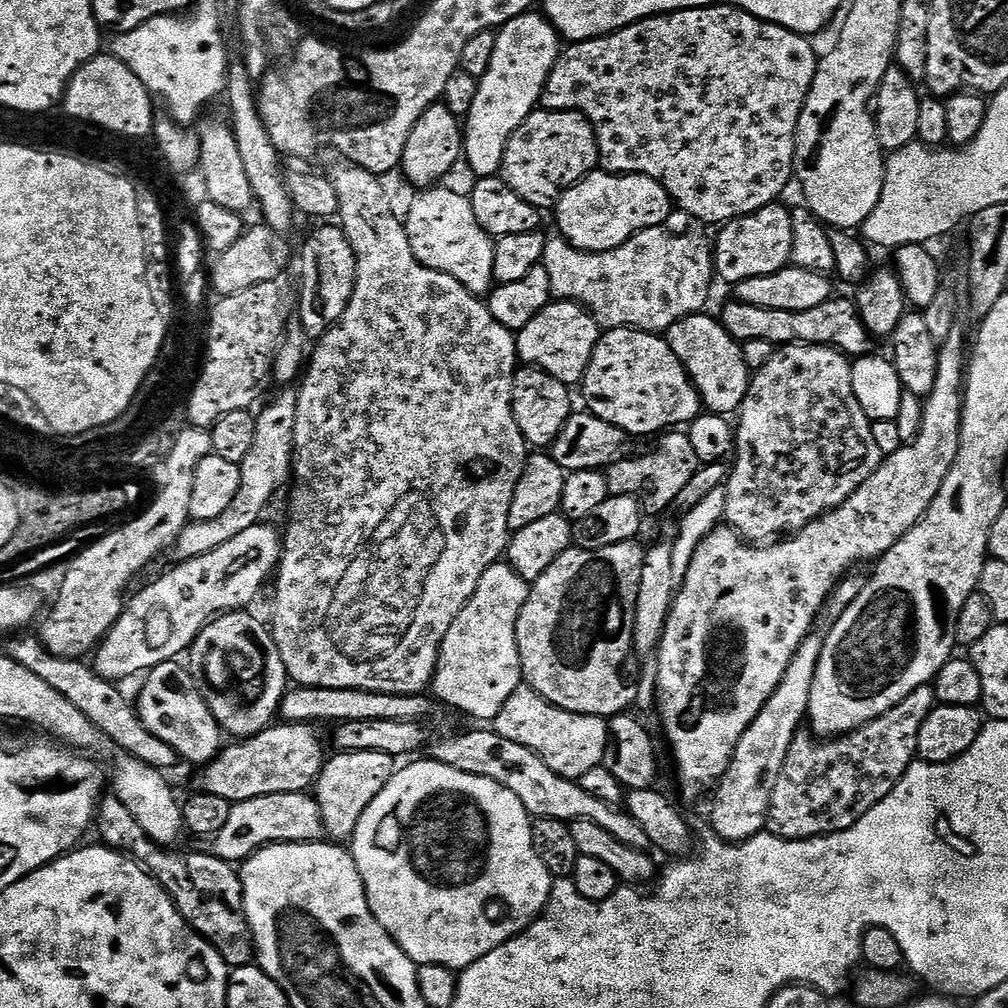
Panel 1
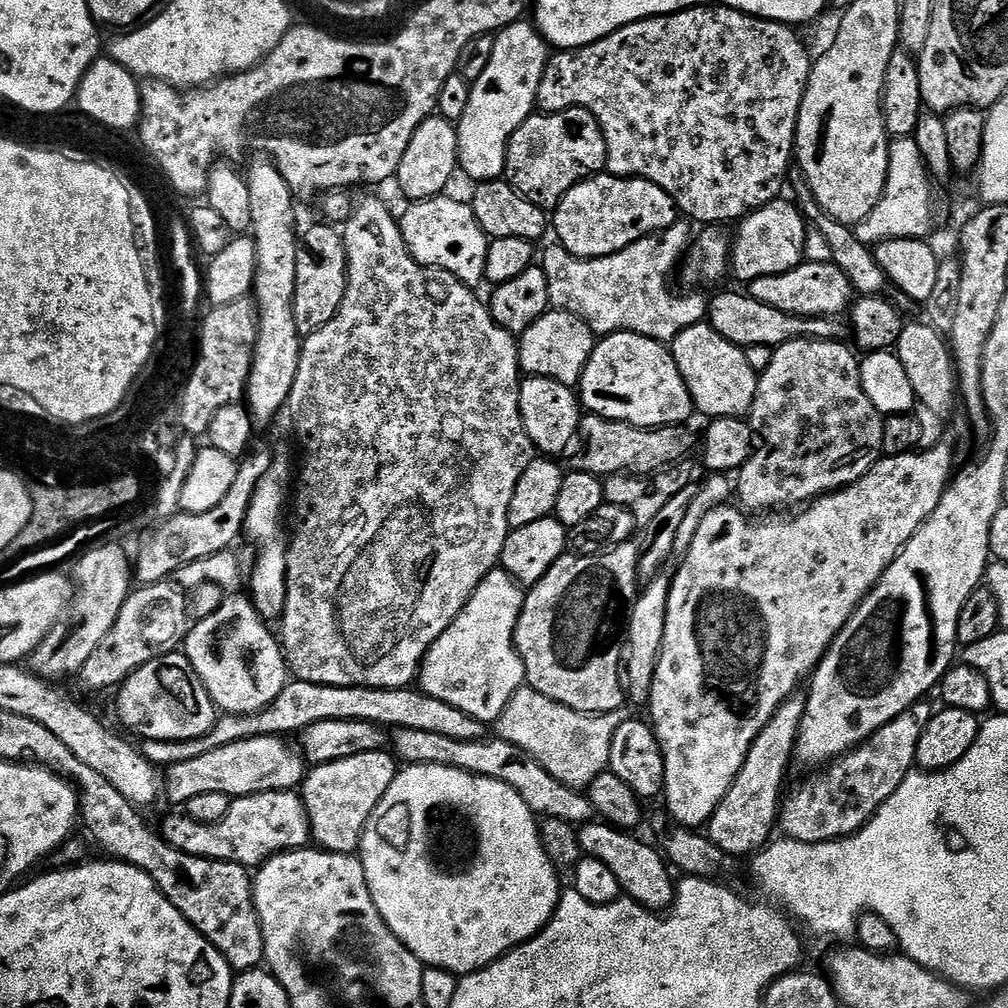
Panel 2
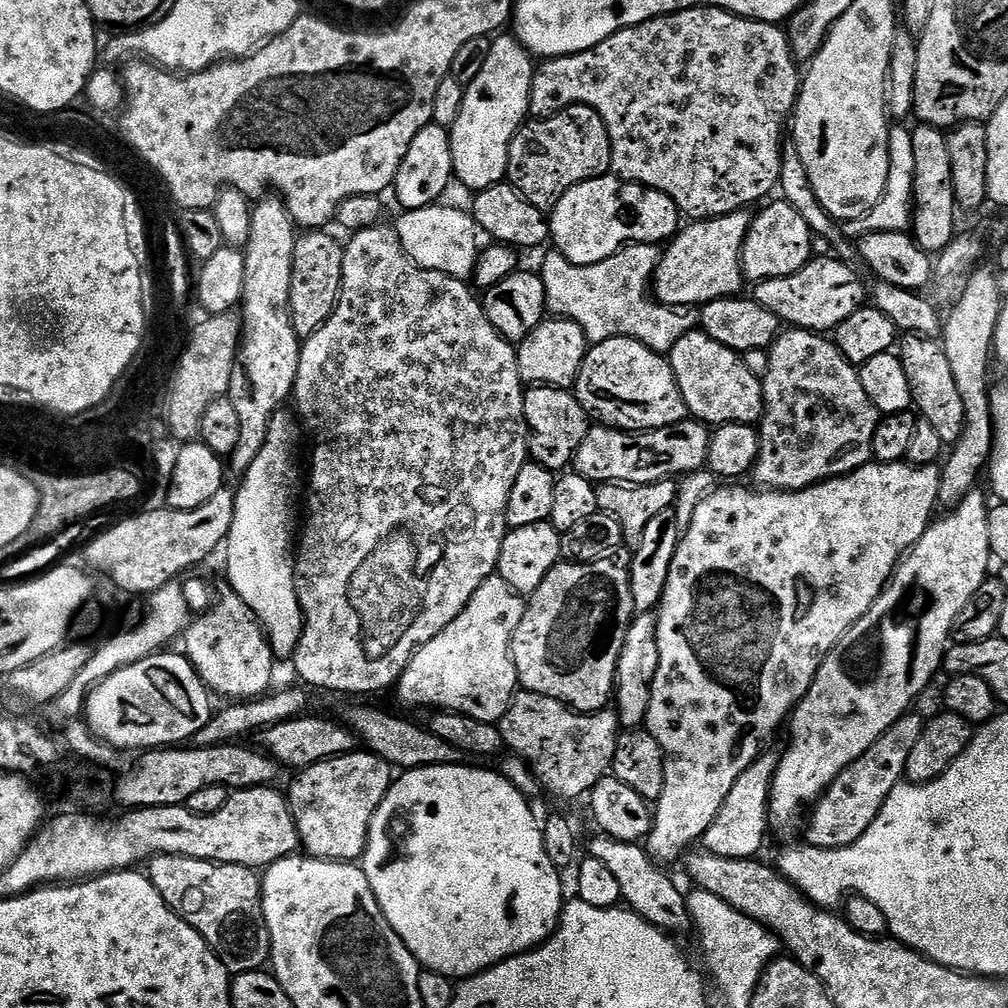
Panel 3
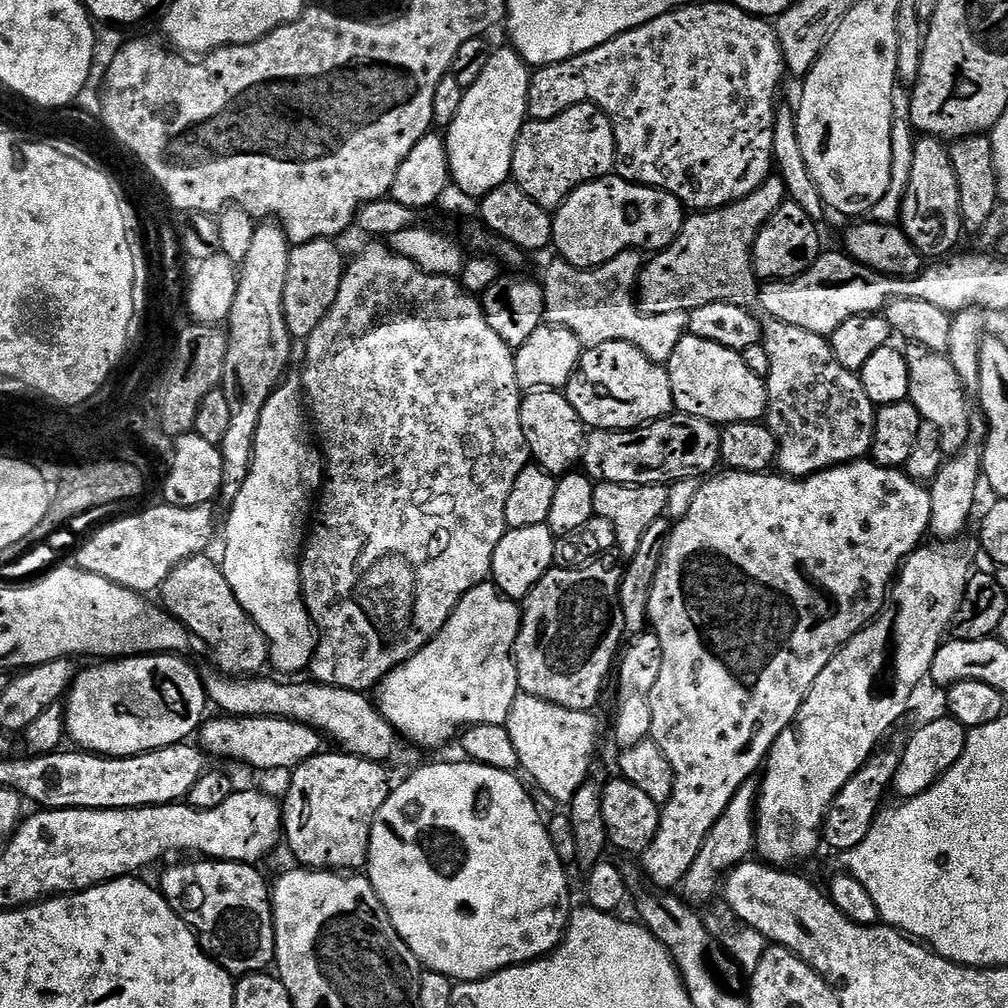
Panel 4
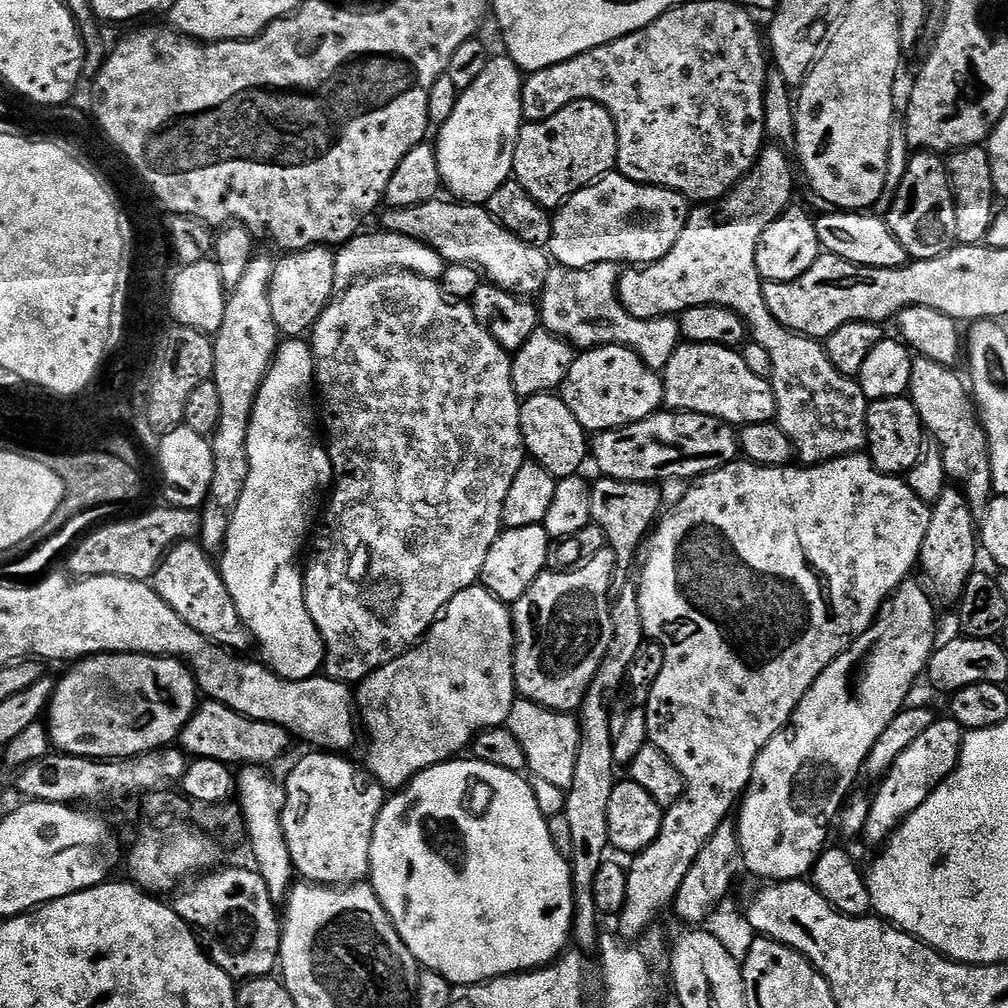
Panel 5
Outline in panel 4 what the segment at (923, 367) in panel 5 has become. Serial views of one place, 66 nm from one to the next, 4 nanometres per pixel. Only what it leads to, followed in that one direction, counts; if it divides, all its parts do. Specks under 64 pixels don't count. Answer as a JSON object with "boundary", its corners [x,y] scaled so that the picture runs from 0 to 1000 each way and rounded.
{"boundary":[[[905,341],[902,346],[899,349],[903,371],[901,397],[911,407],[914,418],[927,423],[937,449],[949,448],[960,440],[962,435],[962,419],[966,405],[965,402],[960,402],[961,390],[938,350],[919,347],[913,341]]]}

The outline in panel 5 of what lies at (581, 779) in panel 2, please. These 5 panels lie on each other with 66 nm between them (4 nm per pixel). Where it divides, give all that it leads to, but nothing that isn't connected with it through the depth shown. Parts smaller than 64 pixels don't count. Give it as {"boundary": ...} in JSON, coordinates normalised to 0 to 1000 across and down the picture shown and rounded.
{"boundary":[[[514,692],[507,700],[502,721],[518,740],[525,765],[556,786],[563,785],[568,778],[575,740],[574,715],[566,707],[546,705],[536,698]]]}

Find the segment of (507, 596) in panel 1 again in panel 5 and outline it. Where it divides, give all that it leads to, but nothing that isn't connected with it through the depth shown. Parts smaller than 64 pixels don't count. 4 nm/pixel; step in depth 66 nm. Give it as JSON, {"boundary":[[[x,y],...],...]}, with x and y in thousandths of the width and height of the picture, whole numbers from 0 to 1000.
{"boundary":[[[479,581],[457,582],[412,643],[368,667],[352,684],[355,710],[360,725],[365,725],[363,762],[369,773],[383,784],[396,784],[415,767],[455,751],[480,723],[503,719],[507,700],[514,693],[508,664],[511,641],[505,600]]]}

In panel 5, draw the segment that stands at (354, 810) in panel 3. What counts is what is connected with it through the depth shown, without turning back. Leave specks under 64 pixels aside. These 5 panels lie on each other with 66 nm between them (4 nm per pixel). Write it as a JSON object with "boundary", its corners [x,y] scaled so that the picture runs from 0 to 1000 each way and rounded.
{"boundary":[[[320,744],[307,745],[307,750],[302,750],[290,763],[286,766],[286,774],[281,775],[282,787],[284,788],[284,800],[280,804],[280,817],[282,826],[284,827],[284,837],[288,843],[288,851],[292,855],[295,866],[305,876],[308,877],[324,877],[326,879],[344,879],[347,877],[360,877],[366,872],[369,860],[367,859],[367,839],[371,831],[371,819],[373,813],[378,804],[381,803],[381,795],[383,793],[383,783],[374,778],[368,769],[360,761],[357,762],[353,758],[345,755],[346,751],[341,748],[330,748]]]}

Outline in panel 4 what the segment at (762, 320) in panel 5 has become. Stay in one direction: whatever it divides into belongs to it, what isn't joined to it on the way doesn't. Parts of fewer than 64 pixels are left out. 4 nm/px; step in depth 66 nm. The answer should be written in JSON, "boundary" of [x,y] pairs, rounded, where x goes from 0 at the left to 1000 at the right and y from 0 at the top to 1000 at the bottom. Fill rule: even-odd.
{"boundary":[[[767,173],[761,181],[752,185],[743,194],[728,199],[715,206],[705,206],[703,210],[690,210],[679,220],[679,227],[669,236],[669,240],[658,250],[652,250],[647,258],[638,263],[633,271],[629,287],[636,308],[642,313],[669,312],[670,310],[688,310],[692,304],[704,304],[704,300],[720,300],[728,304],[746,308],[751,305],[754,296],[755,279],[746,266],[746,245],[750,231],[778,202],[780,191],[773,174]],[[765,315],[759,316],[756,321],[756,340],[760,351],[764,355],[764,367],[760,374],[762,383],[762,412],[760,420],[762,426],[768,431],[770,436],[770,458],[769,463],[773,465],[777,471],[787,474],[797,474],[806,472],[809,468],[814,468],[820,464],[826,464],[832,460],[843,460],[846,456],[858,455],[864,449],[865,436],[867,435],[867,423],[869,422],[870,402],[863,399],[863,395],[859,391],[859,387],[855,383],[852,372],[843,367],[839,367],[839,363],[835,363],[835,359],[831,359],[831,355],[827,355],[827,347],[824,340],[818,334],[808,331],[804,327],[796,327],[792,323],[784,323],[777,321],[775,317]]]}

